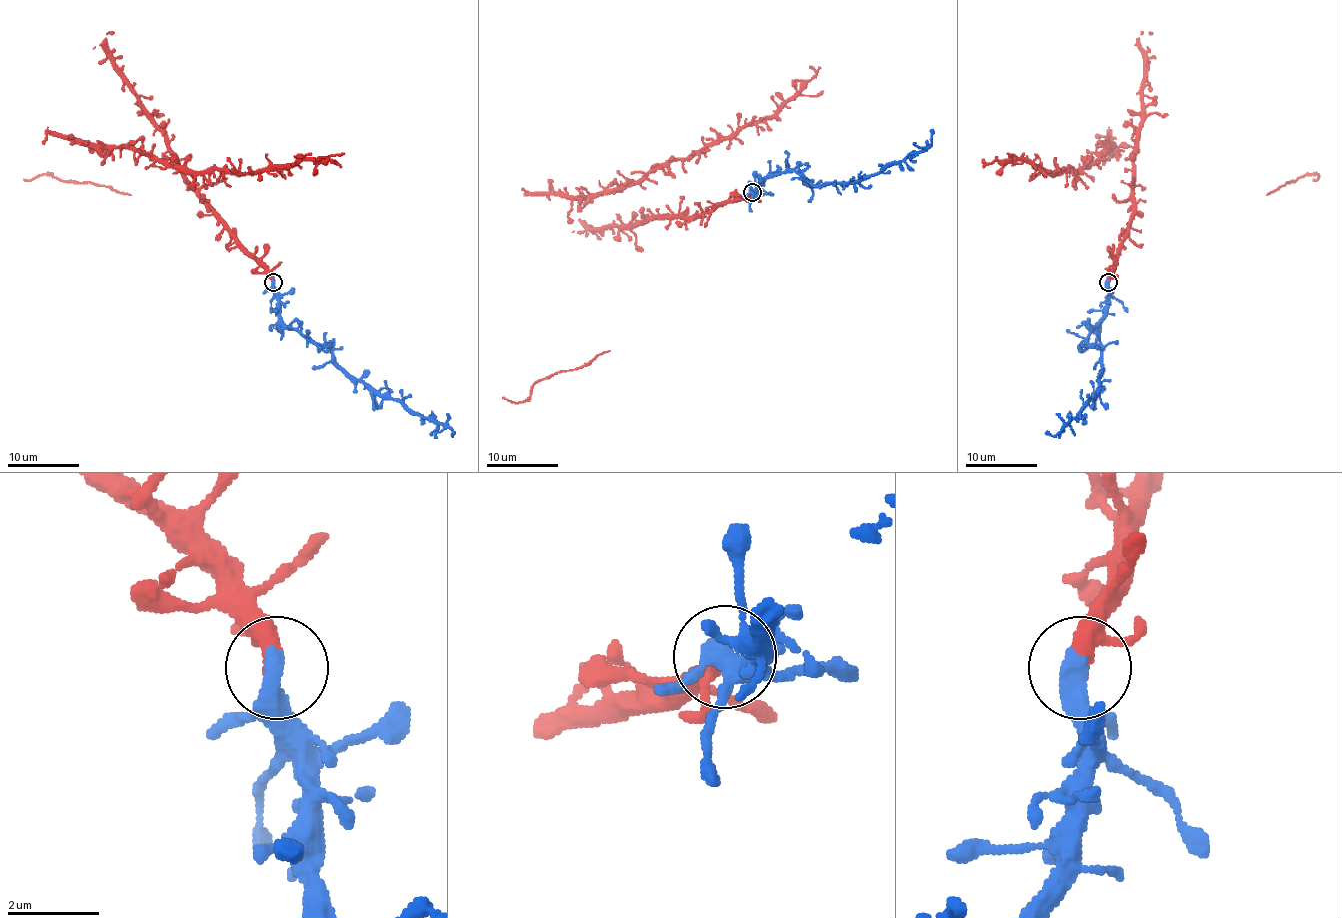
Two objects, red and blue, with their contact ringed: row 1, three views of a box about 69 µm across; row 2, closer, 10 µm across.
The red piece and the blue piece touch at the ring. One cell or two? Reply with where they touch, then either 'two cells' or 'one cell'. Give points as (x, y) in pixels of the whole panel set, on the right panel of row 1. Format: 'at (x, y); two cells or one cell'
at (1108, 282); one cell

